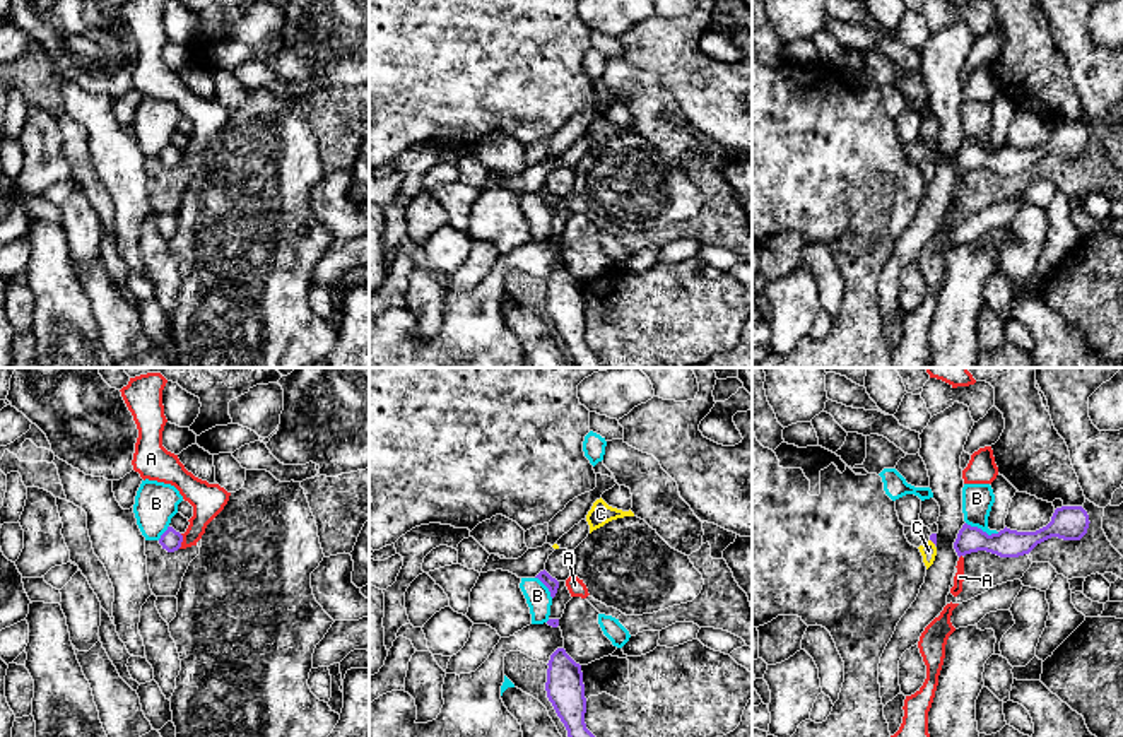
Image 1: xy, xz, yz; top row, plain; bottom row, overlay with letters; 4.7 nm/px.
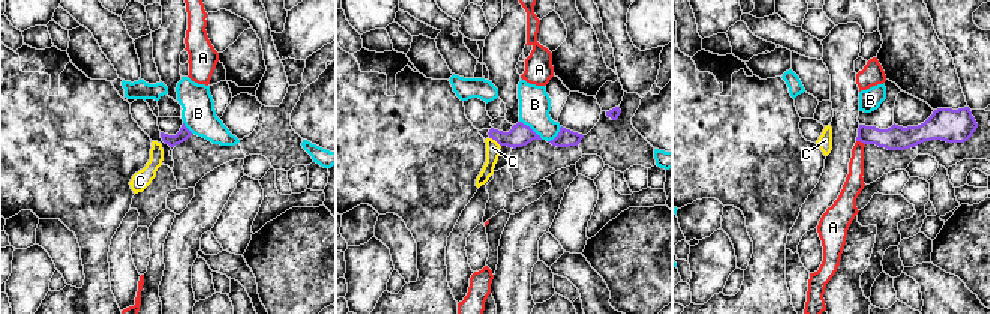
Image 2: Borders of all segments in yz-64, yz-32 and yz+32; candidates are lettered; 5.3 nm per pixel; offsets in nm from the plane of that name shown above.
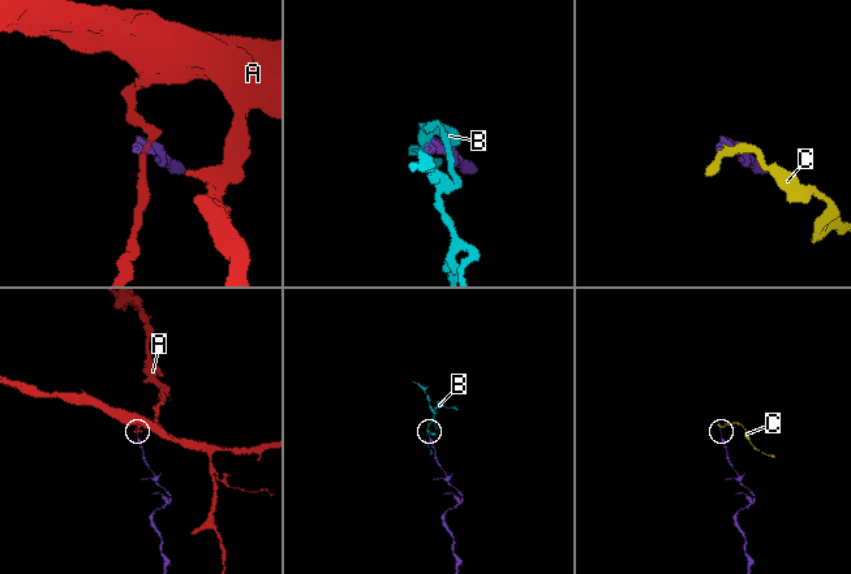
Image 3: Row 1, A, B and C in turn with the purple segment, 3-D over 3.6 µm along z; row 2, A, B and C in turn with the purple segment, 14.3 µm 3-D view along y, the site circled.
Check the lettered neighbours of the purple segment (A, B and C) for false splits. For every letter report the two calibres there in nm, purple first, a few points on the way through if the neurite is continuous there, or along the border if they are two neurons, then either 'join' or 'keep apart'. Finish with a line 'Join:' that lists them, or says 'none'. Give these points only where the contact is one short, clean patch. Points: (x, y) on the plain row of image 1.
A: calibres 100 and 160 nm; border xy (182, 151), (178, 165); keep apart
B: calibres 130 and 140 nm; border yz (966, 139), (988, 151), (999, 149); keep apart
C: calibres 30 and 80 nm; border yz (930, 156), (935, 161); keep apart
Join: none

